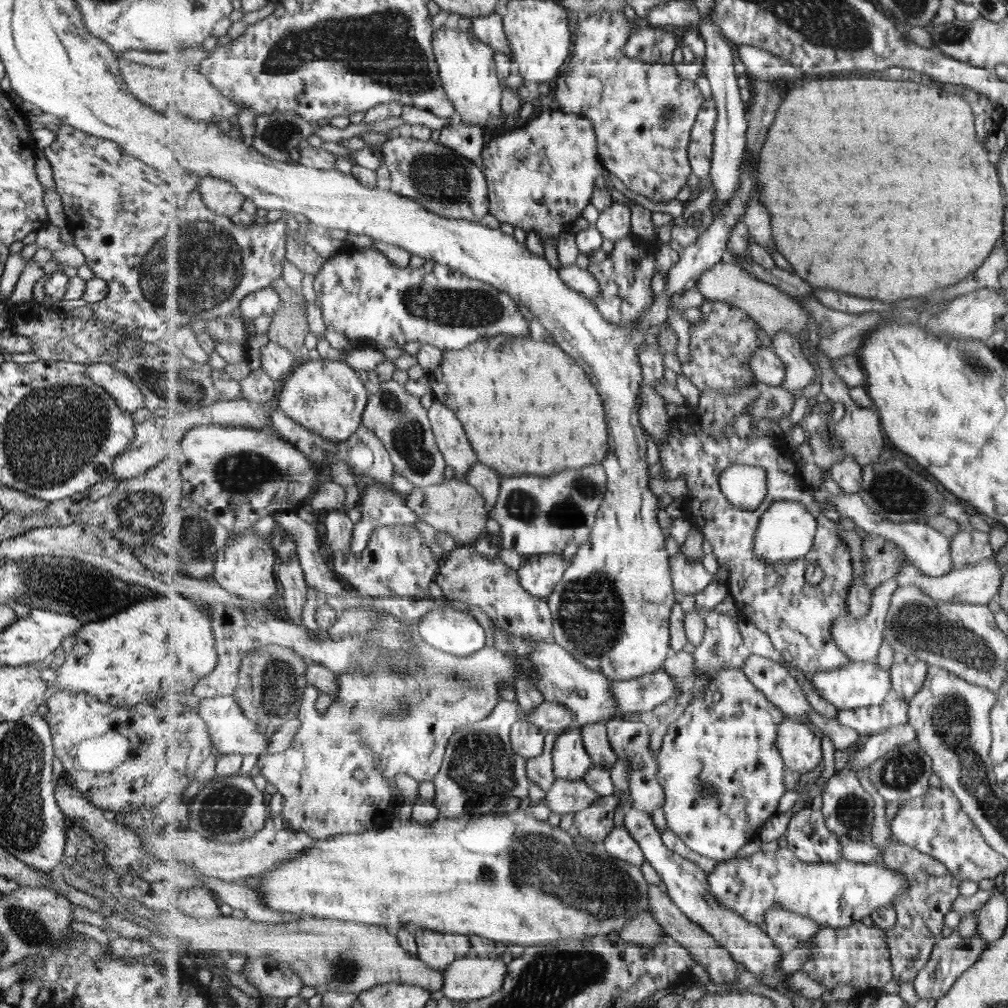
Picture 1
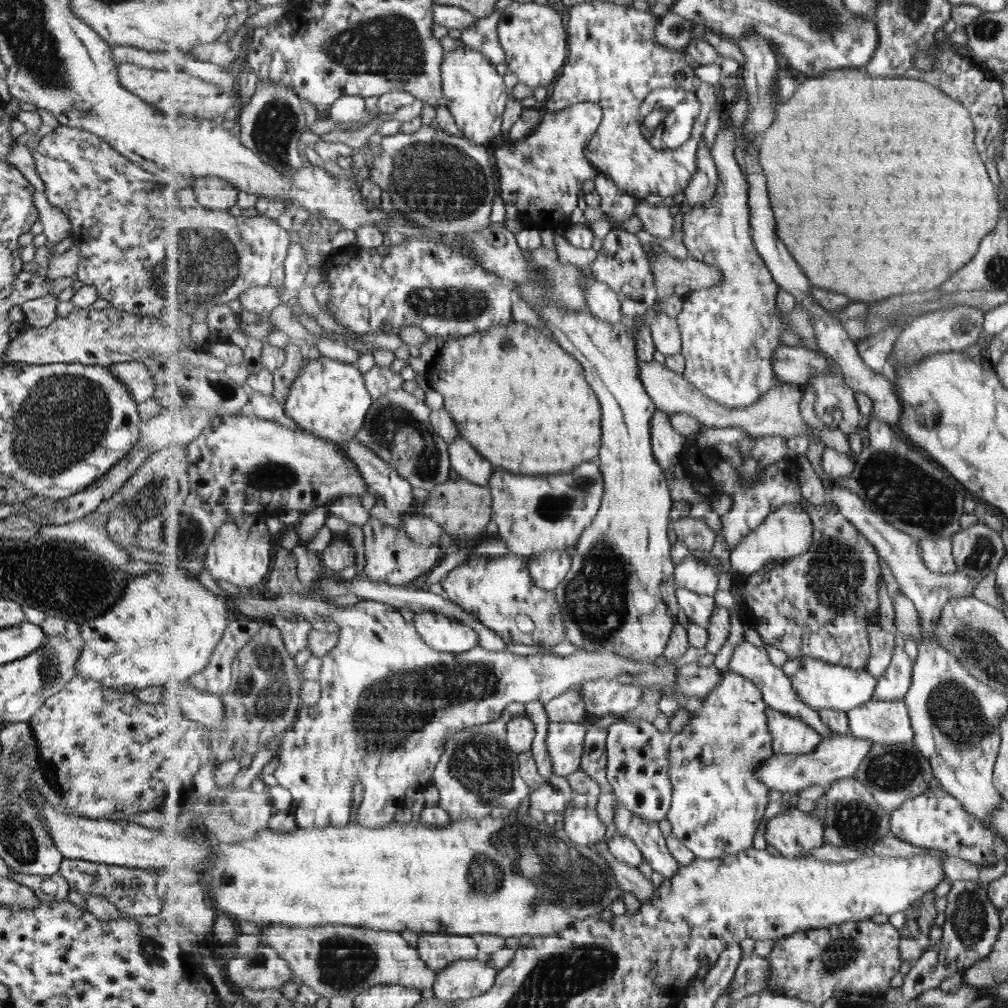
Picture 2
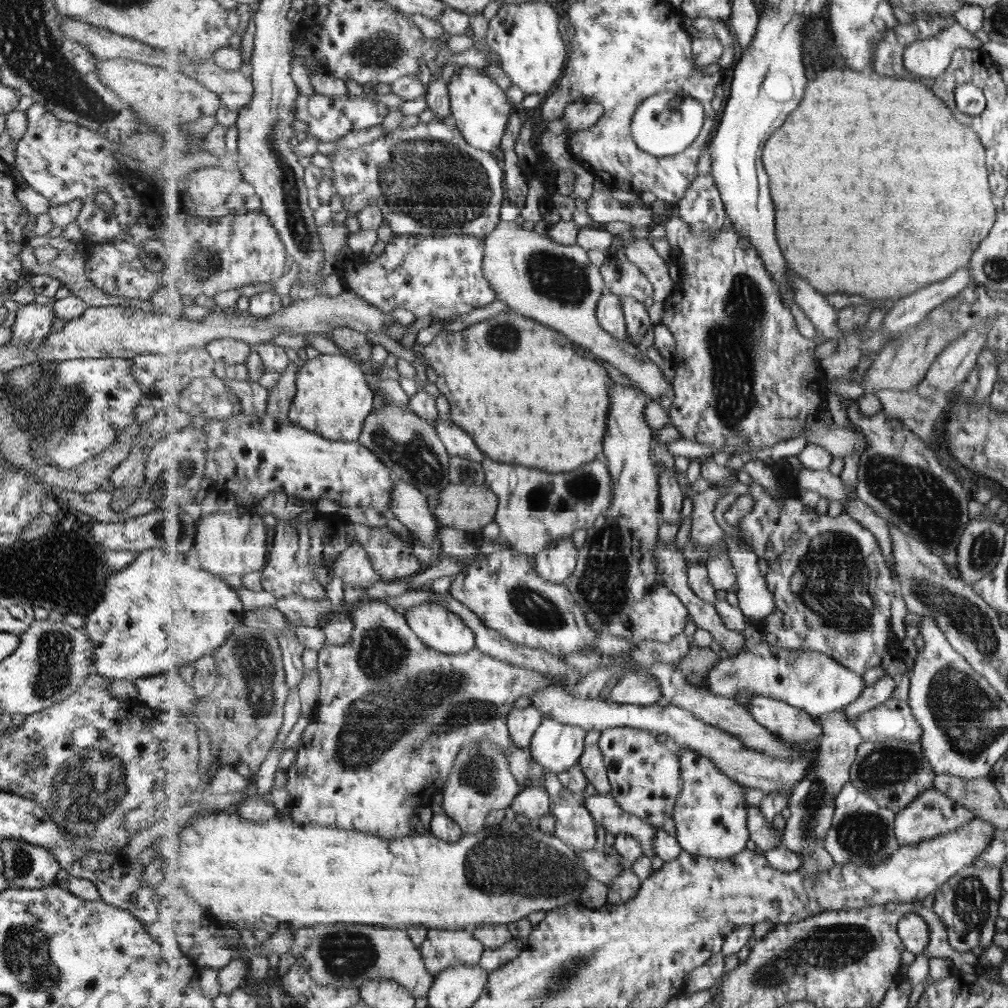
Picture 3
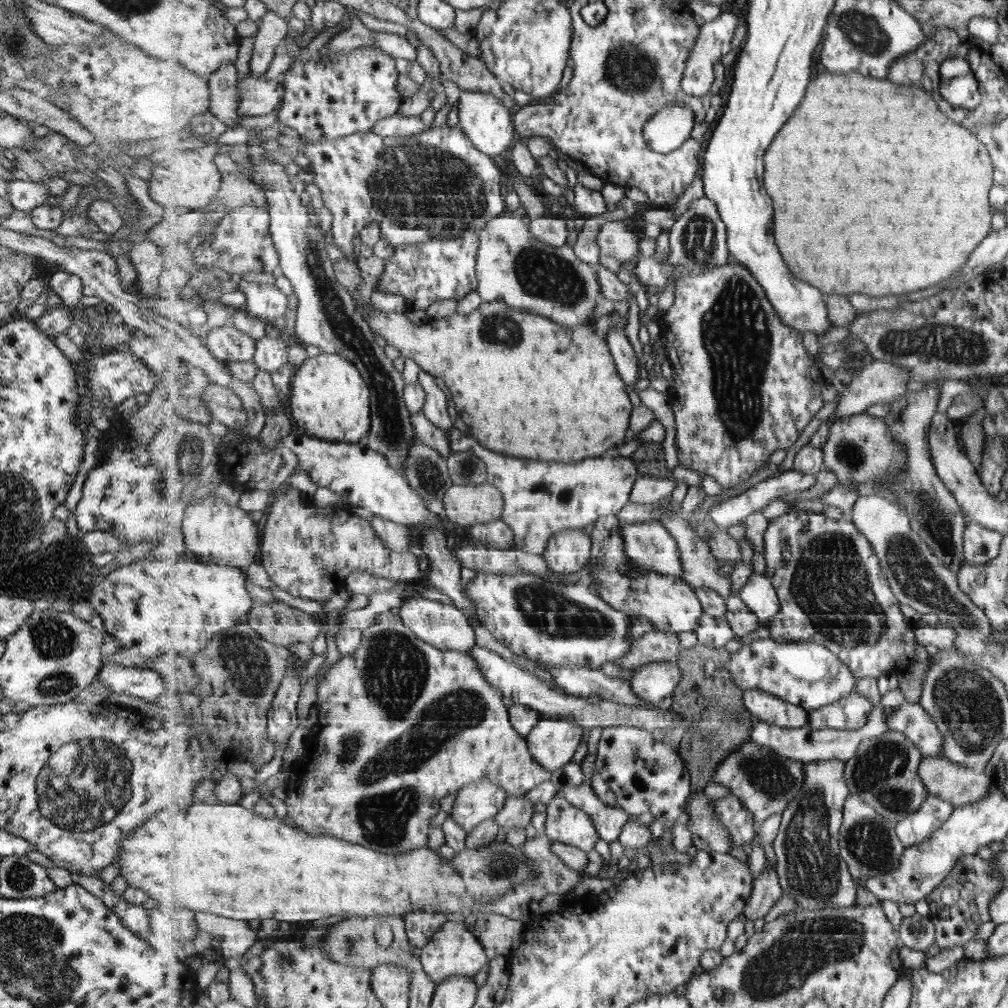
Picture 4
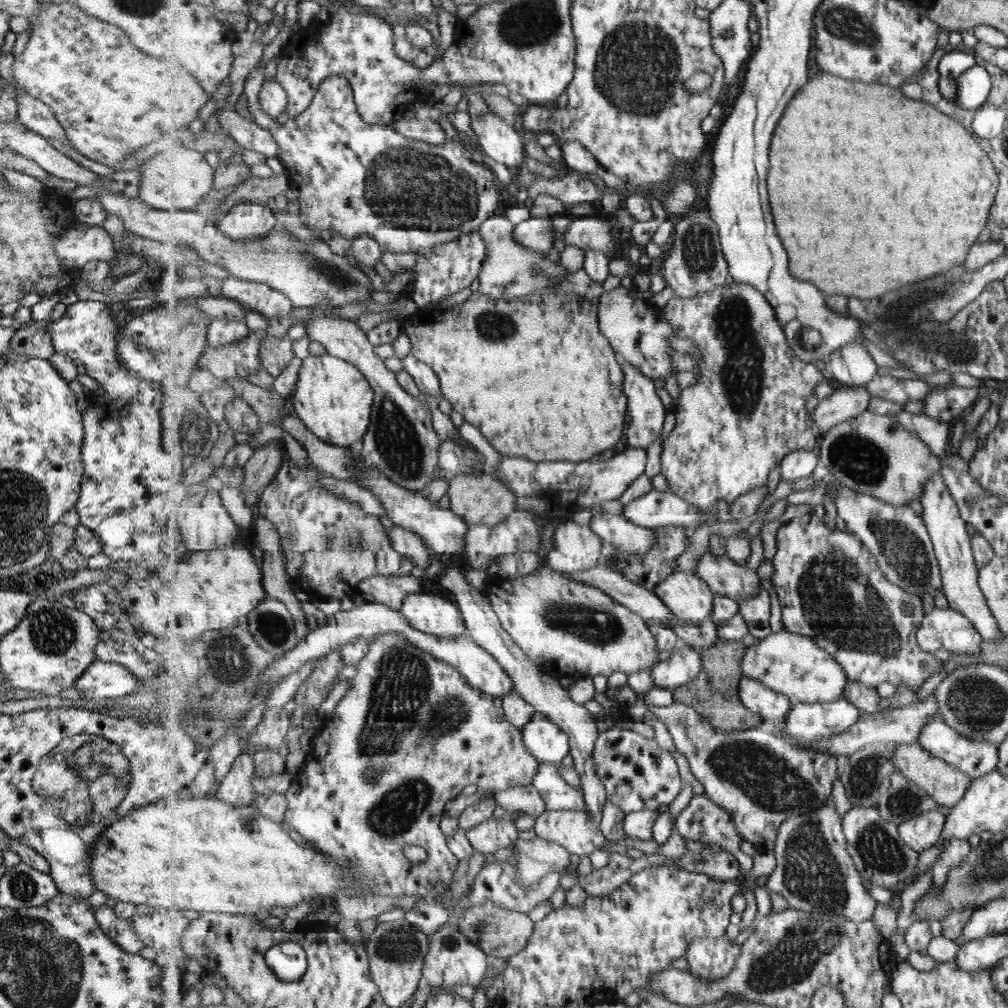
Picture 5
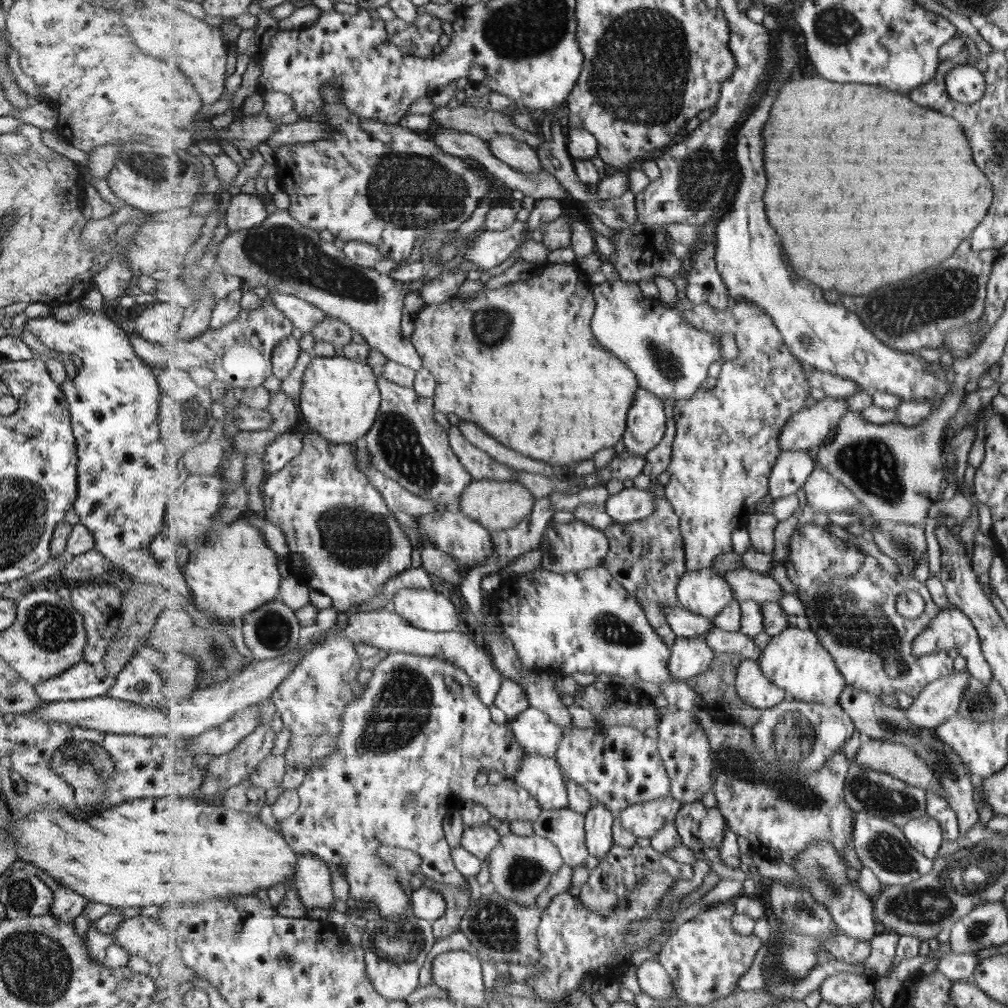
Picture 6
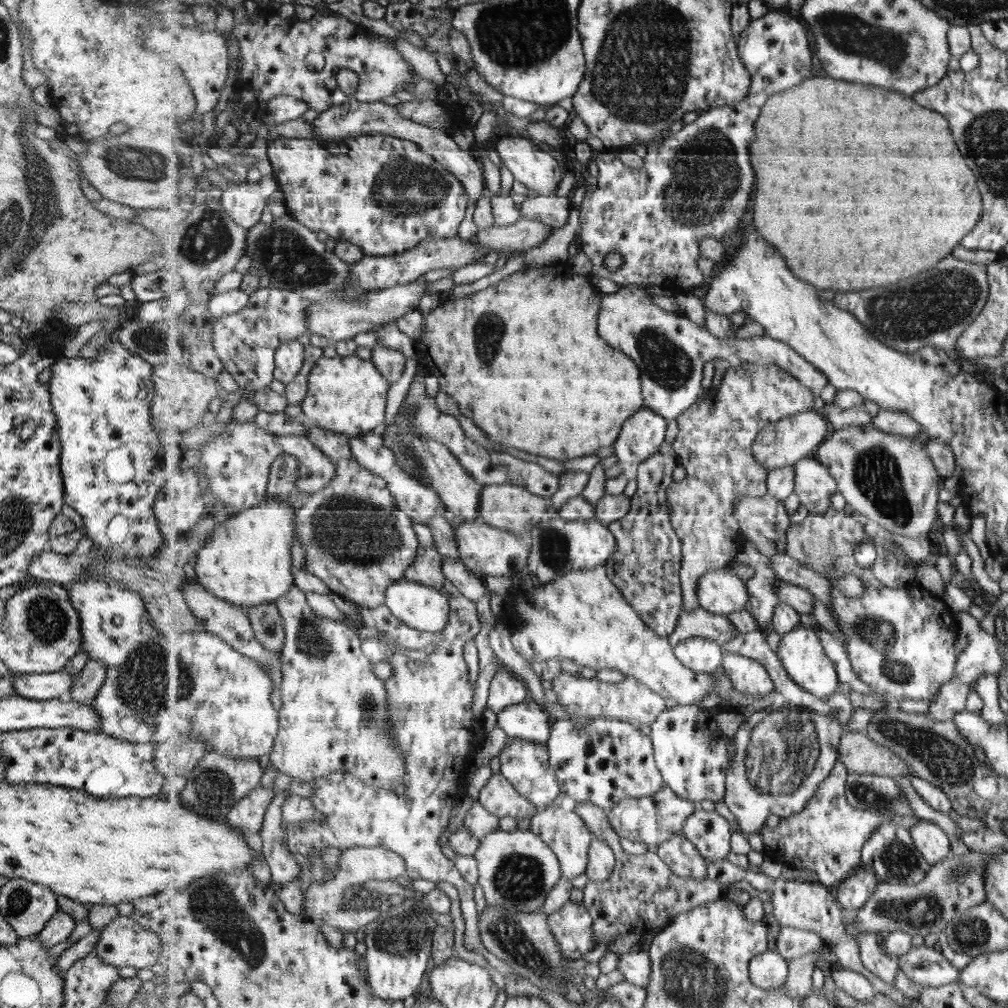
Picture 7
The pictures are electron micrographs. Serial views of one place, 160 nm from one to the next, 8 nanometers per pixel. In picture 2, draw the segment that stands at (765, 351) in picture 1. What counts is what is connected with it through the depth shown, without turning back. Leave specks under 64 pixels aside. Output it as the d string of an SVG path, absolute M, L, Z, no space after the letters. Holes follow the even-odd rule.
M782 345L774 354L774 371L785 383L806 385L816 374L830 373L830 362L817 351L803 346Z

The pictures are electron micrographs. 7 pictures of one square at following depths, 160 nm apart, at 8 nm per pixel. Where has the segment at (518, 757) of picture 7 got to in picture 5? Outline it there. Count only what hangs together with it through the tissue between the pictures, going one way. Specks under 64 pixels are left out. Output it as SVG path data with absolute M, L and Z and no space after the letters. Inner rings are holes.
M541 763L532 785L541 793L546 810L575 810L586 812L585 794L563 778L560 766Z

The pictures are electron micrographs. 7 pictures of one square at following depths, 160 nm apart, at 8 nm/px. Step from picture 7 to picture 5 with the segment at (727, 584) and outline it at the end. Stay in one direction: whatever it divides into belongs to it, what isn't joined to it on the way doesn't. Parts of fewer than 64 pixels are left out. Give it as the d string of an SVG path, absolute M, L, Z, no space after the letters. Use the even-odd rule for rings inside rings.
M677 572L657 586L655 592L669 610L688 625L698 625L714 613L717 592L695 573Z

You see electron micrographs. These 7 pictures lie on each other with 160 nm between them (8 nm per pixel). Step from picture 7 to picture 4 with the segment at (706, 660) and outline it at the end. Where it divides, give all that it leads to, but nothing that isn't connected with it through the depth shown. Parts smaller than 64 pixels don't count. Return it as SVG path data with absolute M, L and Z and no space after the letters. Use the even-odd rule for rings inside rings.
M677 661L649 663L633 671L629 684L644 700L661 703L663 698L672 696L683 679L683 670Z

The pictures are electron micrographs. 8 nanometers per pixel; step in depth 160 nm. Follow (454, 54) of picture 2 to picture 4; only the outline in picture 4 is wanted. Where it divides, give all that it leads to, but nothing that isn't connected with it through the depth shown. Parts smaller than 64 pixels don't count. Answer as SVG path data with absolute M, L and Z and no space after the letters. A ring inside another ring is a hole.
M460 92L459 93L459 127L469 136L471 142L480 151L491 157L509 155L511 148L520 137L514 125L514 111L507 108L494 94Z

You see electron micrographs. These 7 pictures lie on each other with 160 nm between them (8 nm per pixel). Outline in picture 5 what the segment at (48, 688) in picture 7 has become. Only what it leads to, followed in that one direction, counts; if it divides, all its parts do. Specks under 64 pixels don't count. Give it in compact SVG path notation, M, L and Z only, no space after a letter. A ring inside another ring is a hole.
M100 660L91 662L76 679L72 688L79 691L82 698L98 703L131 694L139 684L139 678L127 672L124 666Z

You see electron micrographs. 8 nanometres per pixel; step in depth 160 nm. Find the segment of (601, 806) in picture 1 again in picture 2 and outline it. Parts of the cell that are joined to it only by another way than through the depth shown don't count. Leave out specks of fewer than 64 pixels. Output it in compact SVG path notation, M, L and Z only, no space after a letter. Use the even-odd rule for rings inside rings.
M573 803L563 811L563 831L569 836L568 840L581 846L591 846L604 839L605 826L598 819L595 809L574 808Z

